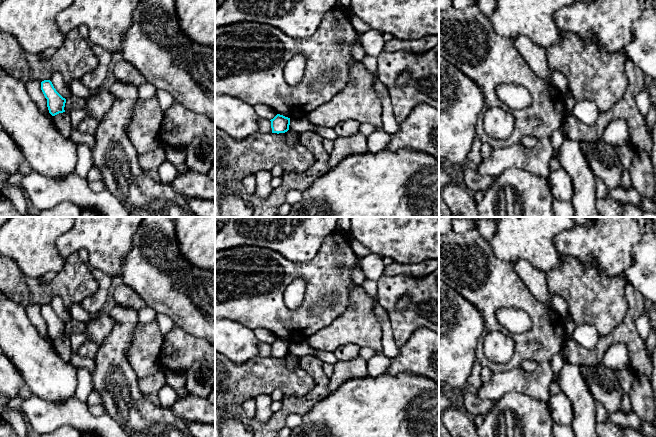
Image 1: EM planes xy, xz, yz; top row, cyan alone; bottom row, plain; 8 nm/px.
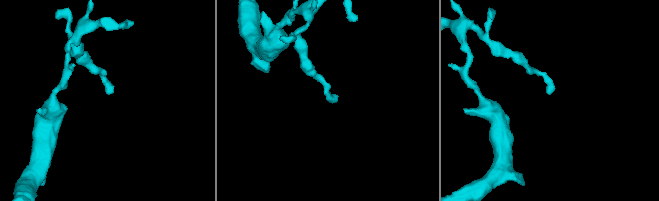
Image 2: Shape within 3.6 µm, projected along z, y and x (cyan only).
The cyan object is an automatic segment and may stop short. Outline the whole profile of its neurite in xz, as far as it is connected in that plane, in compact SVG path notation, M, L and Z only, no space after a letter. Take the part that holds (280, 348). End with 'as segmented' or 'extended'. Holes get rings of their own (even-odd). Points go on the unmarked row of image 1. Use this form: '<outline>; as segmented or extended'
M277 338L271 345L272 357L285 357L289 354L290 342Z; as segmented

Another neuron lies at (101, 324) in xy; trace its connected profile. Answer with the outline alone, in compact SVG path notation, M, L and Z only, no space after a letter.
M100 311L90 314L91 319L86 323L87 333L90 336L90 341L100 345L112 332L116 323L109 313Z

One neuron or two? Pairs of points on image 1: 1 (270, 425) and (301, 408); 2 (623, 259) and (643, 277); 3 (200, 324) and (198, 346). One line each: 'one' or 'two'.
1: one
2: two
3: two

